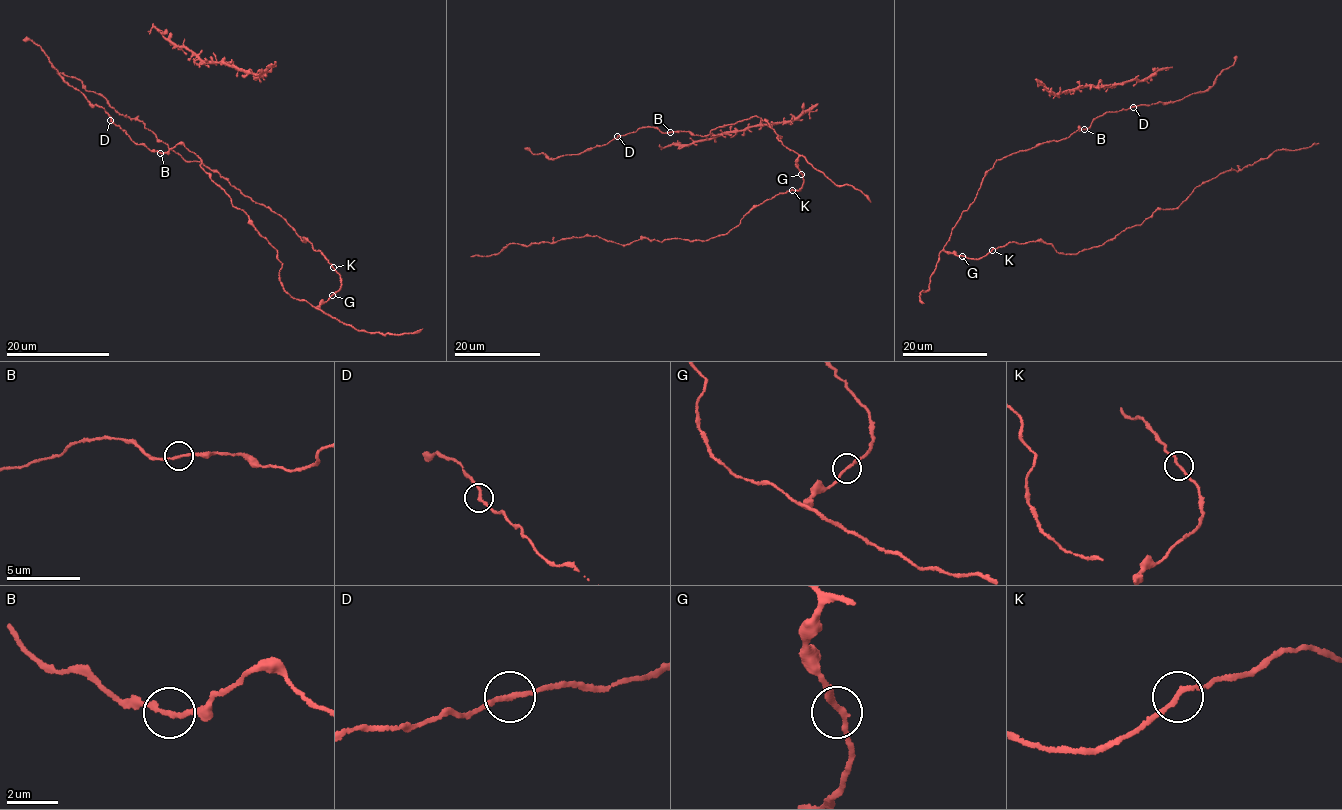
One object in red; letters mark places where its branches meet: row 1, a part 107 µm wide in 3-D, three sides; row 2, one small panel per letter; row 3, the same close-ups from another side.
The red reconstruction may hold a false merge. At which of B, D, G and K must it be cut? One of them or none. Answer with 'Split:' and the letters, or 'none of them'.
Split: none of them

